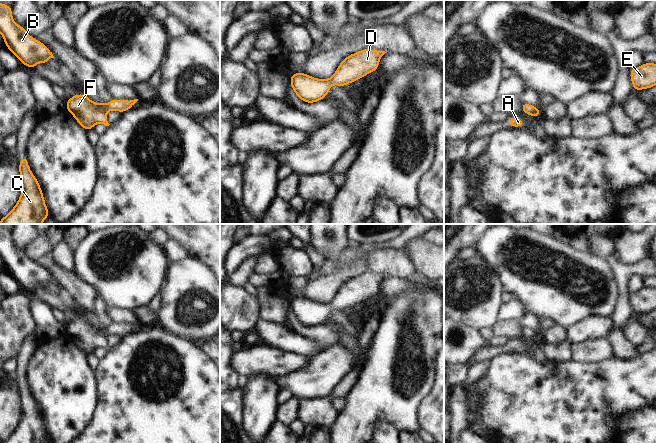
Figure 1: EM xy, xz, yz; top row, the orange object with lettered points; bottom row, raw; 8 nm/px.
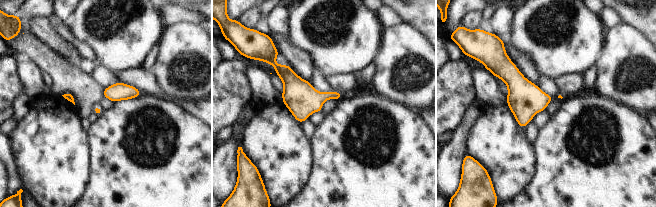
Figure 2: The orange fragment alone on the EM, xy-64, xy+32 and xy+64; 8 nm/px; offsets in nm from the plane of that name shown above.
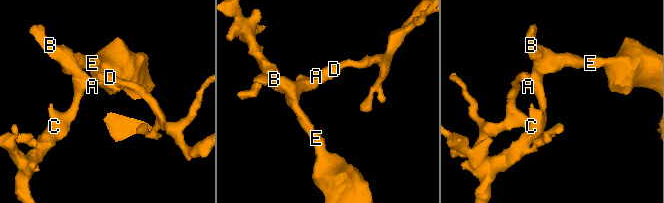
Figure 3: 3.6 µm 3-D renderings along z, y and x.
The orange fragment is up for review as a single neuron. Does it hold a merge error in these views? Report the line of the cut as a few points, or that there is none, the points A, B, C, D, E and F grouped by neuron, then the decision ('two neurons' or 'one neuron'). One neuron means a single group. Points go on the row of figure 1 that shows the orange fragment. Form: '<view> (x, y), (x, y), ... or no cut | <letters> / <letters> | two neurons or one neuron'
no cut | A B C D E F | one neuron

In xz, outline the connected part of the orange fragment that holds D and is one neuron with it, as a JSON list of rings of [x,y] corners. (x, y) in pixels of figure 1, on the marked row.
[[[362,49],[344,58],[330,79],[316,79],[305,73],[296,72],[290,77],[290,85],[302,101],[306,103],[321,101],[329,95],[329,88],[333,84],[344,87],[377,71],[380,58],[385,53],[385,51]]]

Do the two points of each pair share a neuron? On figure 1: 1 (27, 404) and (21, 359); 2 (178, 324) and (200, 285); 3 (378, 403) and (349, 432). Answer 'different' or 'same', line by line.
1: same
2: same
3: same

